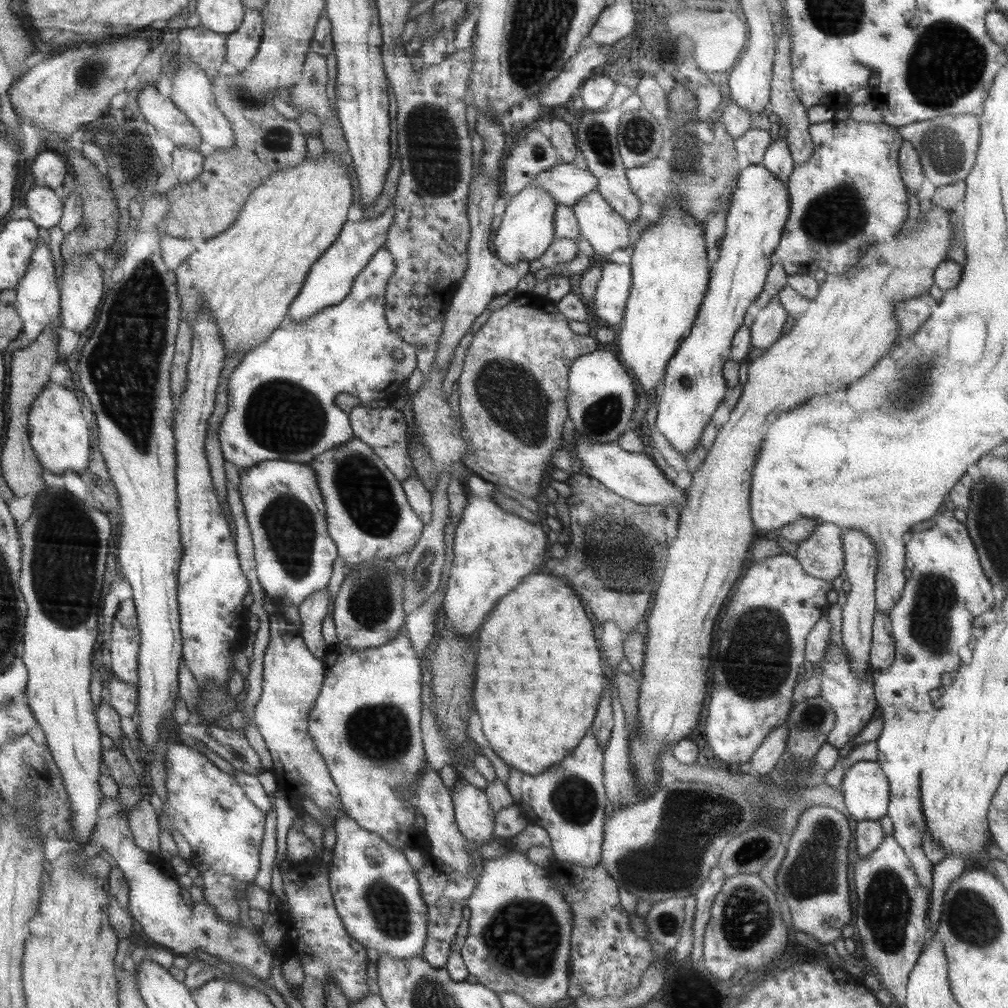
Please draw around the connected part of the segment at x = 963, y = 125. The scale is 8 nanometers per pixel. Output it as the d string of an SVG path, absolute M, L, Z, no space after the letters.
M971 114L941 116L941 118L901 126L897 128L897 132L903 138L903 142L909 142L917 150L925 180L931 182L935 188L965 180L977 160L979 138L981 138L981 126L977 116L971 116Z

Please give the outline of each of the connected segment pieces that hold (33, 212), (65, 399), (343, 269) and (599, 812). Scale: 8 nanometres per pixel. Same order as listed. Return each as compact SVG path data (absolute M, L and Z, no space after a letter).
M35 186L27 194L27 206L31 220L45 230L59 226L65 216L65 202L61 202L49 186Z
M49 382L49 386L37 398L31 410L31 436L33 448L41 460L41 466L51 470L53 474L65 474L67 470L85 470L89 468L89 454L91 450L91 432L89 424L83 418L83 396L67 390L61 384Z
M395 204L381 218L375 218L375 220L363 218L359 222L347 222L345 230L341 232L341 238L321 256L321 260L309 272L309 278L307 278L301 294L297 296L297 300L291 306L289 320L295 324L303 324L309 318L317 316L321 310L347 300L349 294L353 292L353 286L355 286L357 278L361 276L361 272L369 266L373 256L387 244L389 232L393 226L395 226Z
M595 732L585 736L585 742L559 766L545 774L527 774L511 766L509 790L517 806L525 812L531 824L543 826L553 840L553 854L559 862L571 866L595 868L603 864L605 826L607 826L607 786L605 786L605 748Z

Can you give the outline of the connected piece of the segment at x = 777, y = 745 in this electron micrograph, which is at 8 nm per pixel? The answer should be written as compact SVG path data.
M783 722L781 726L771 730L749 760L749 764L753 766L751 772L757 776L769 774L775 768L775 764L783 760L787 752L787 738L789 738L789 724Z

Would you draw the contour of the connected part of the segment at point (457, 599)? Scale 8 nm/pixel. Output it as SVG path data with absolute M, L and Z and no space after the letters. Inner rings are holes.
M471 494L469 506L455 532L455 566L451 570L447 598L443 606L447 616L445 628L455 628L465 638L477 636L483 628L483 622L487 620L487 614L497 606L497 602L511 590L515 590L525 576L533 574L541 564L545 564L543 560L547 558L547 548L549 538L541 524L533 524L521 516L505 512L493 498L489 498L489 494Z

